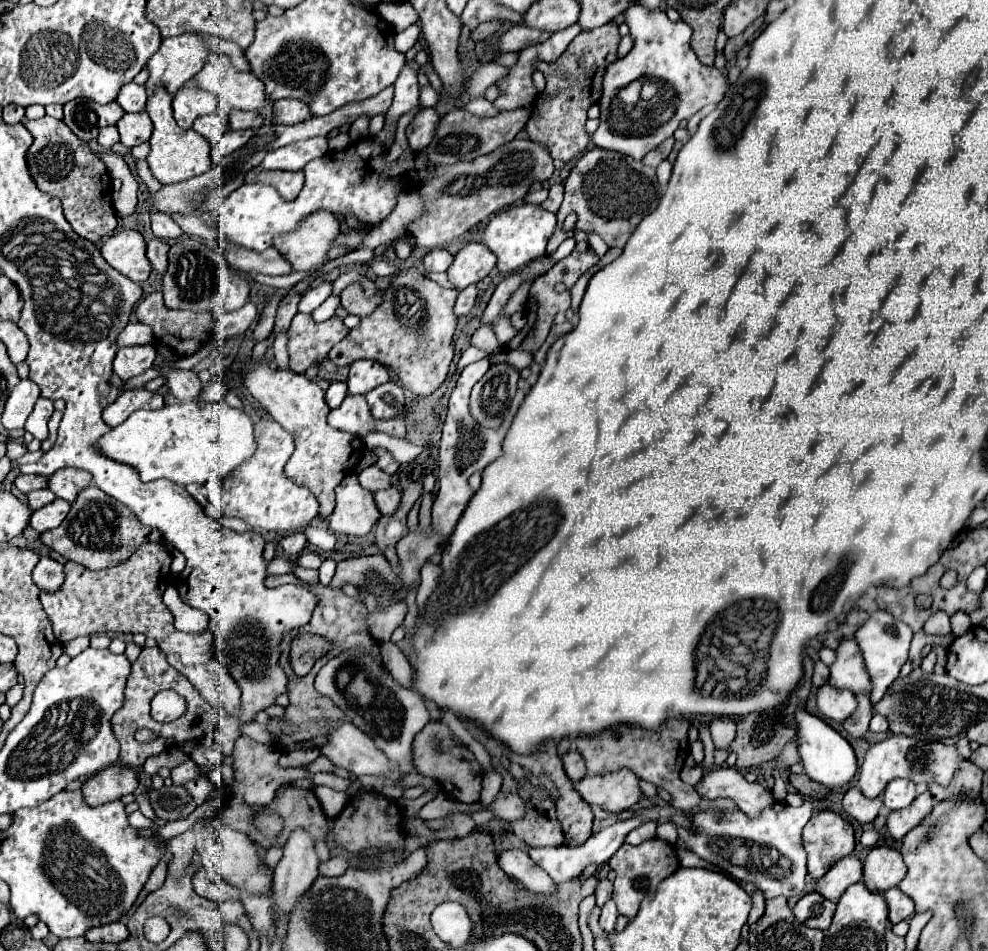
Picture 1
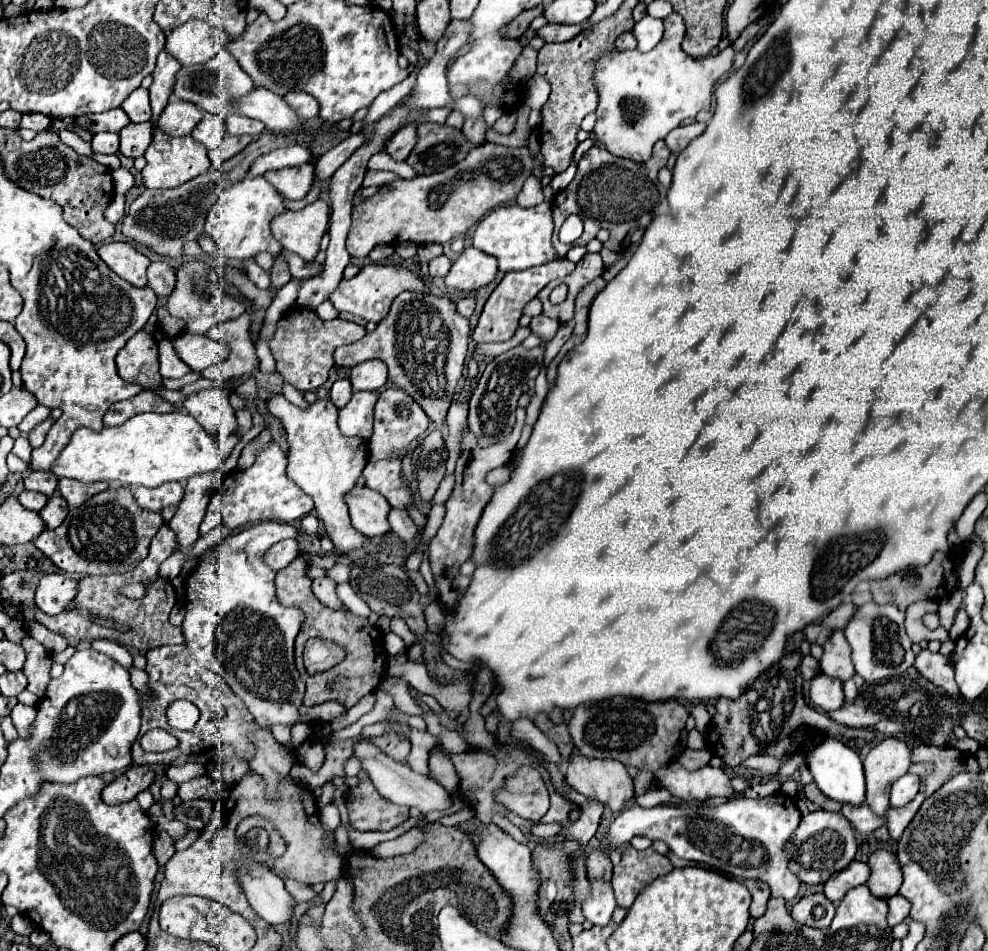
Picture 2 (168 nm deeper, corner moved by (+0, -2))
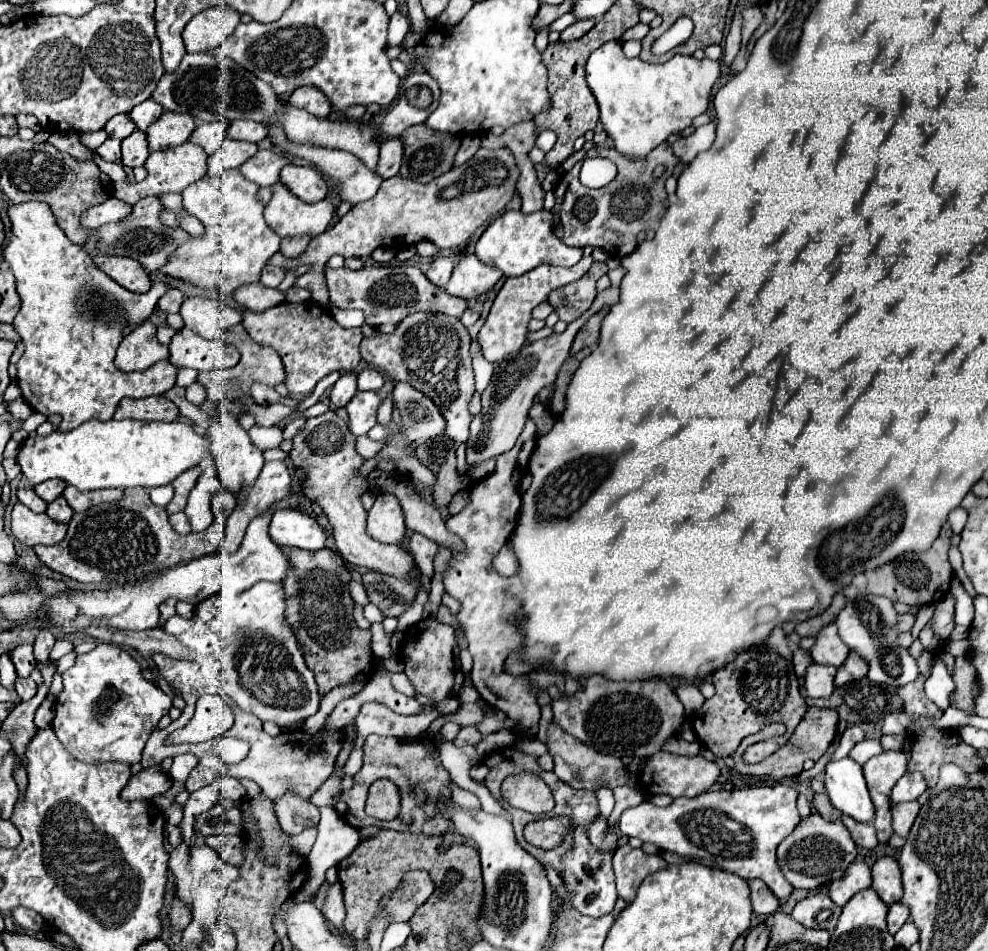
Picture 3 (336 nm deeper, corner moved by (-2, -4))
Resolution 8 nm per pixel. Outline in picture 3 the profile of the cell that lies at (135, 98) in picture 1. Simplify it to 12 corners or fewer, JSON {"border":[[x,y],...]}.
{"border":[[152,99],[136,105],[128,115],[146,131],[160,115],[162,105]]}

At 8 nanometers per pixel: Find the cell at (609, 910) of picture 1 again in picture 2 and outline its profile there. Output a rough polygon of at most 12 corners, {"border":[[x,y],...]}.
{"border":[[590,881],[582,913],[592,925],[606,925],[616,909],[612,883]]}

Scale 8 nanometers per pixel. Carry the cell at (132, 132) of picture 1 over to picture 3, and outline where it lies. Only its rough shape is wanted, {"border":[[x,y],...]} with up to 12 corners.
{"border":[[146,133],[122,141],[122,163],[140,167],[148,159]]}

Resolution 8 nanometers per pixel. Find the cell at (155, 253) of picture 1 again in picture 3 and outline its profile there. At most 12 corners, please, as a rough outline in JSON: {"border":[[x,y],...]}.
{"border":[[168,289],[158,307],[166,313],[178,313],[184,293]]}

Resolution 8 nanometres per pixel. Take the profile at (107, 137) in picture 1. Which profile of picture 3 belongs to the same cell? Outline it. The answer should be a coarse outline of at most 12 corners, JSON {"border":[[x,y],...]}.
{"border":[[108,137],[96,151],[104,161],[120,161],[120,139]]}

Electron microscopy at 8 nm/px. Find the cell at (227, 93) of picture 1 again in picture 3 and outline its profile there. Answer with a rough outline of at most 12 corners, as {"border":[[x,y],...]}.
{"border":[[280,99],[268,129],[288,141],[342,149],[370,171],[378,165],[378,131],[320,119]]}

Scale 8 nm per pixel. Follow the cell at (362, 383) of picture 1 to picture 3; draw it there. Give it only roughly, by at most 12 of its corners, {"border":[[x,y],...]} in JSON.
{"border":[[374,367],[358,373],[360,391],[380,391],[384,375]]}

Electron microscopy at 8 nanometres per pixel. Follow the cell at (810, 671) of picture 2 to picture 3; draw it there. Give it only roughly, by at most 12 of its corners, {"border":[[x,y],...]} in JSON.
{"border":[[804,649],[794,651],[794,671],[804,677],[812,665],[810,653]]}

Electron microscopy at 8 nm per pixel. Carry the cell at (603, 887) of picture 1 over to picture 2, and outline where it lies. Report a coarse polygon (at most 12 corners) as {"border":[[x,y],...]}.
{"border":[[590,851],[586,871],[590,879],[612,879],[612,863],[606,851]]}

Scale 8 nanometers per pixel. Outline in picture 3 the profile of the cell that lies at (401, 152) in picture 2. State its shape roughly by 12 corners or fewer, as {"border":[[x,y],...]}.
{"border":[[388,139],[380,145],[376,173],[382,179],[398,175],[404,143]]}

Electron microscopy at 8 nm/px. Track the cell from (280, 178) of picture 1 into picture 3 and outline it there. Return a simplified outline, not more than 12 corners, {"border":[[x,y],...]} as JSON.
{"border":[[286,165],[278,181],[306,203],[324,199],[324,177],[308,165]]}

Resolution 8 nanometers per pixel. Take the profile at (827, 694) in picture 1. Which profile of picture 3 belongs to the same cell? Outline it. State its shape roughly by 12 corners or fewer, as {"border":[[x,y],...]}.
{"border":[[812,663],[804,687],[808,697],[836,691],[834,667]]}

